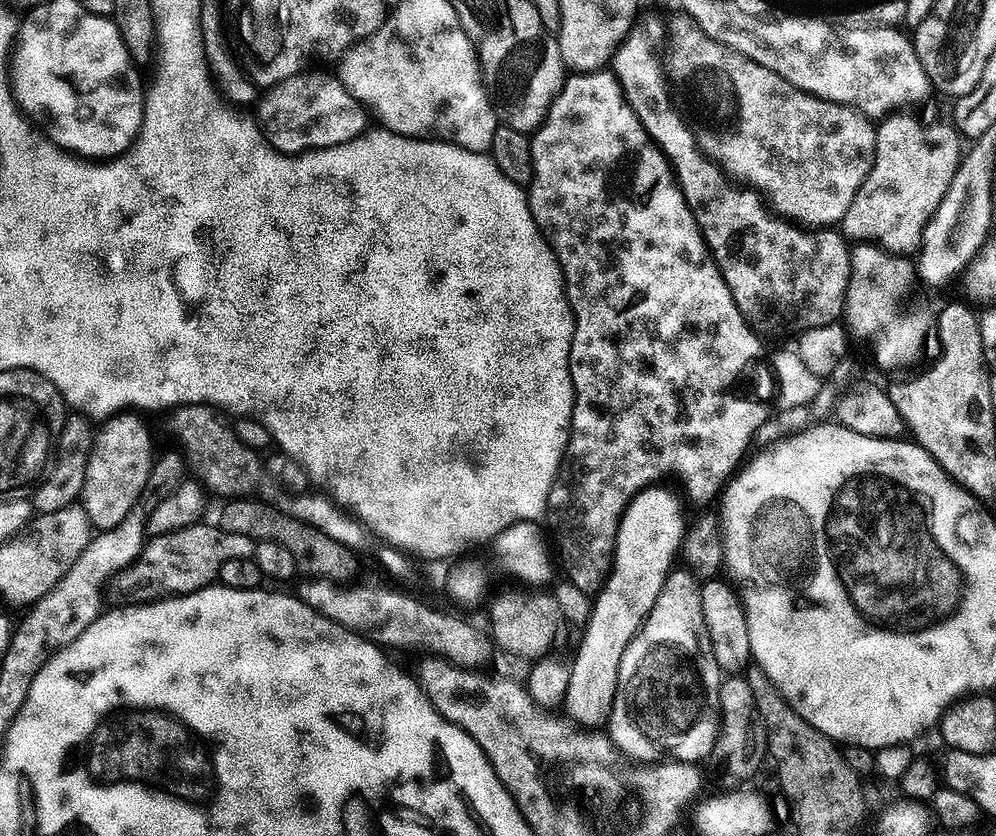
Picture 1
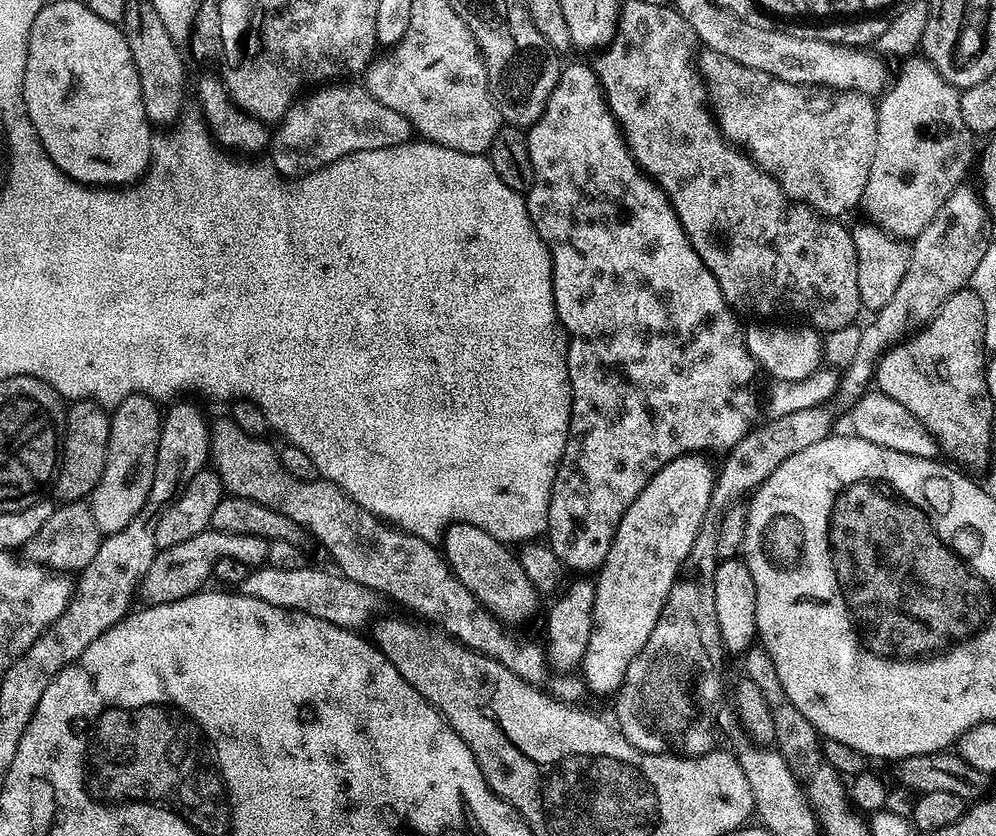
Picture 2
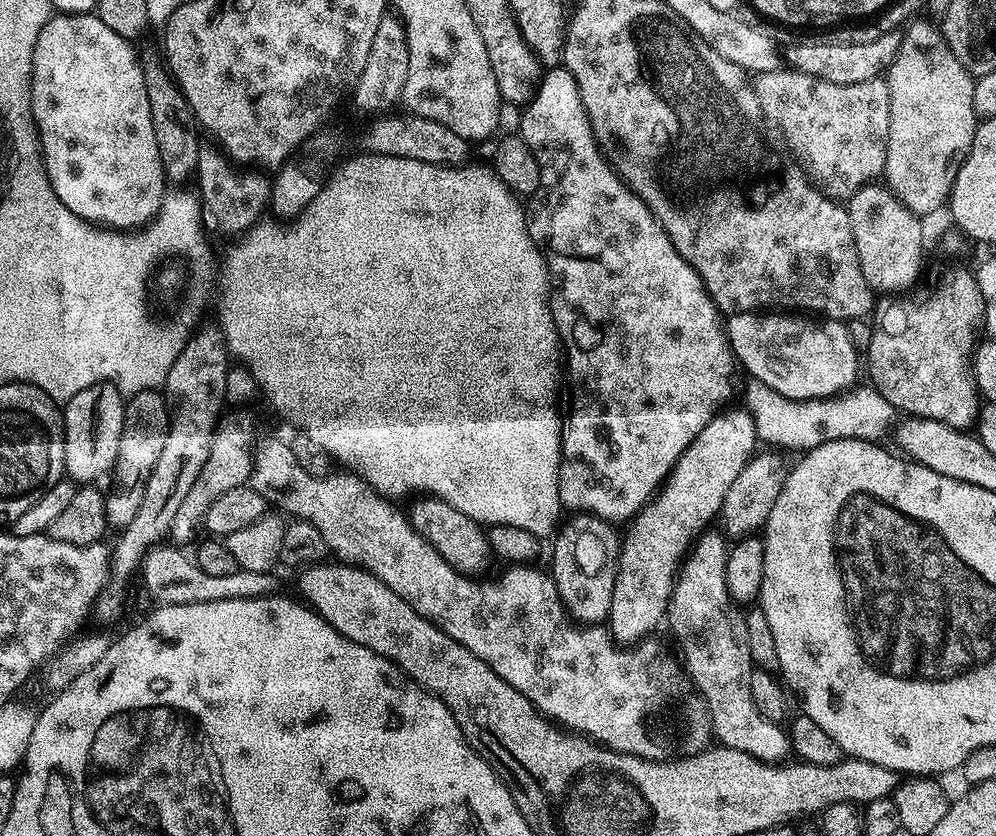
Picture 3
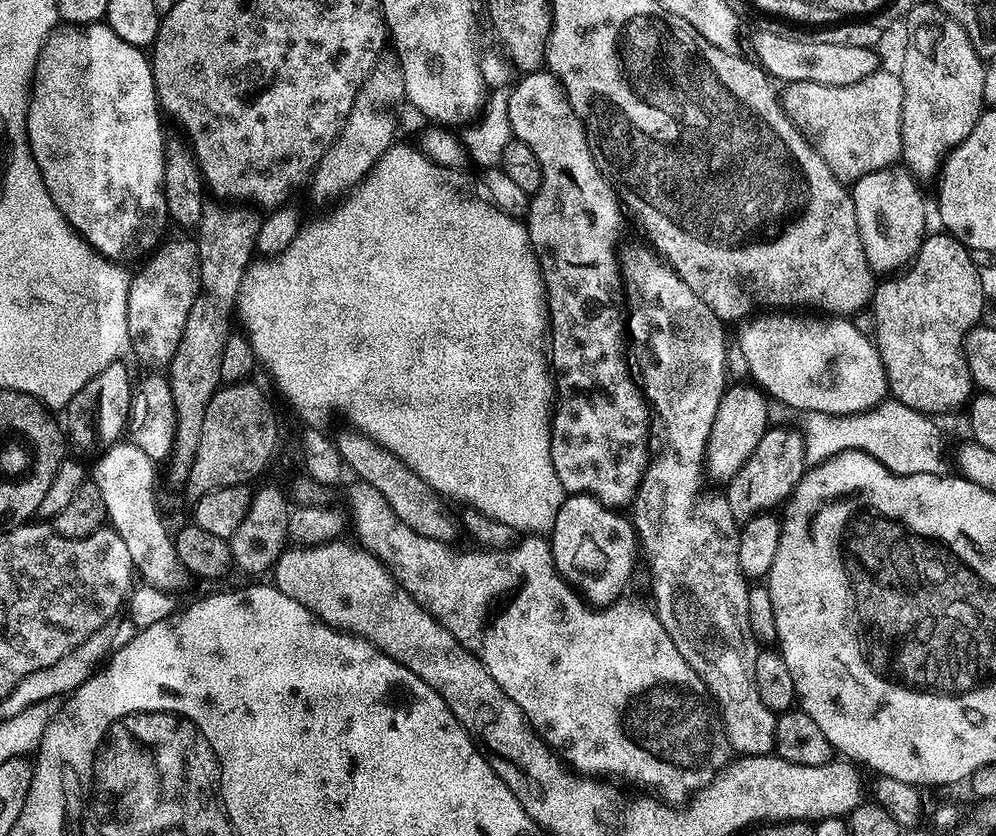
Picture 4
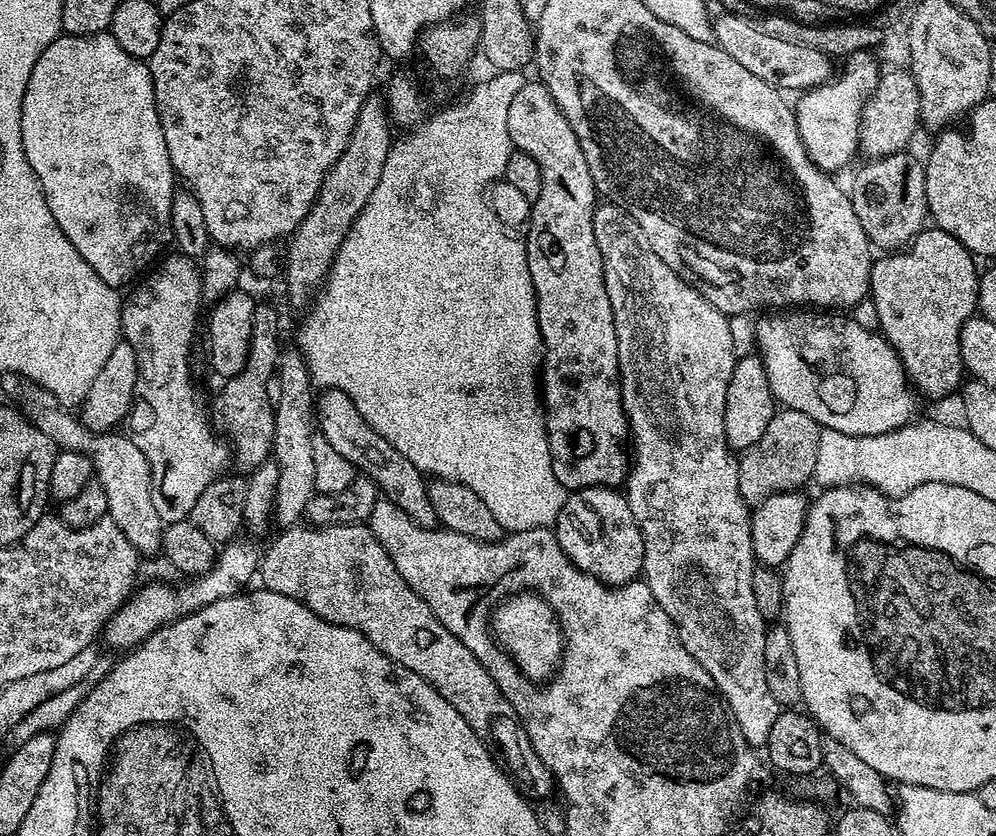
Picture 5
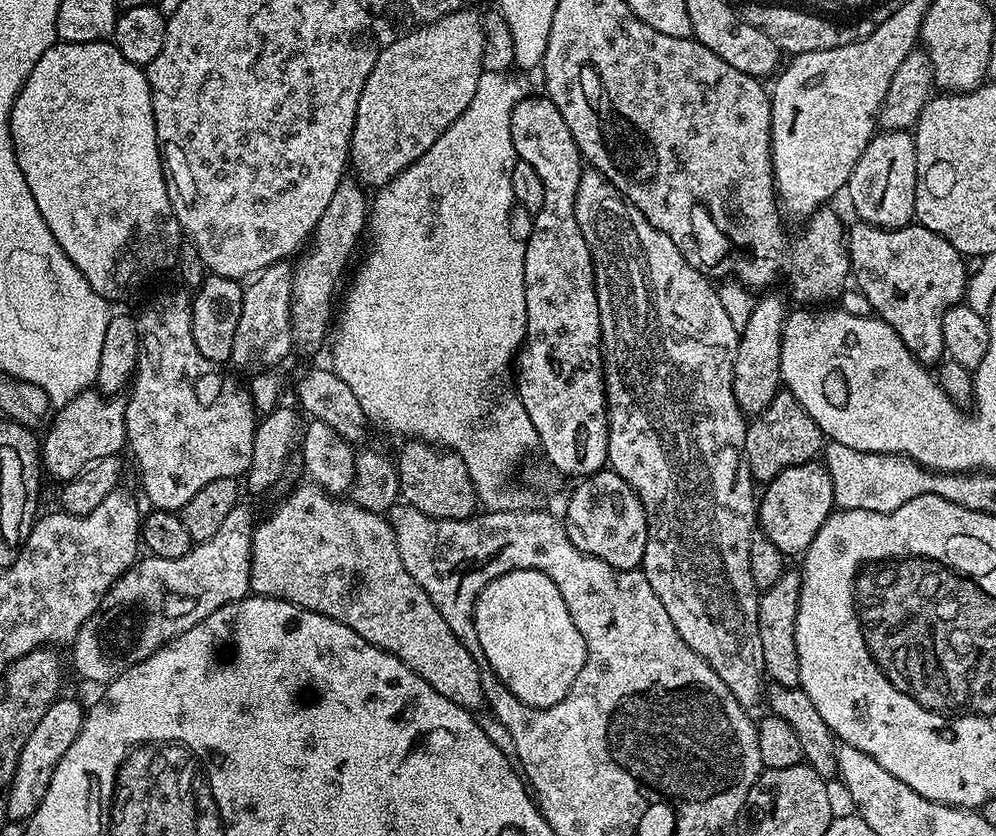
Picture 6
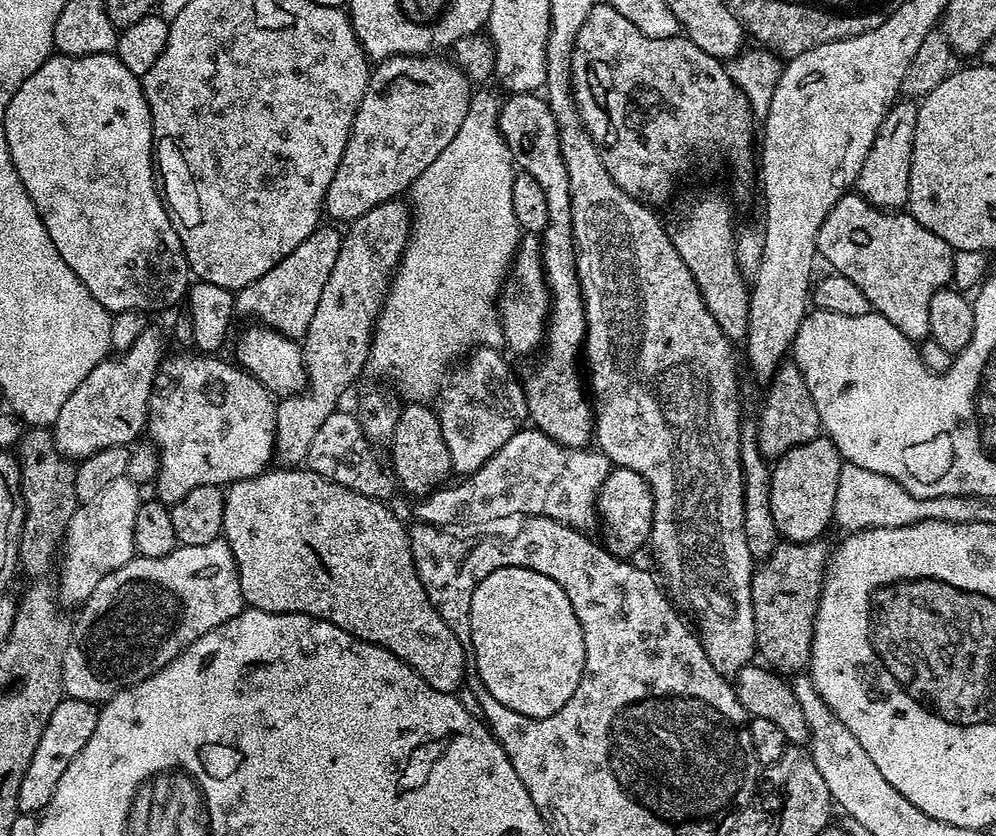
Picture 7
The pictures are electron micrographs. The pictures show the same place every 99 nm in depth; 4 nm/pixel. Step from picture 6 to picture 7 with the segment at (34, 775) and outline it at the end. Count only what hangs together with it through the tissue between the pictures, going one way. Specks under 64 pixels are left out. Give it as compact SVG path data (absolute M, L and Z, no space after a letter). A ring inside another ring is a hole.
M65 698L54 706L54 714L50 714L50 722L46 722L46 730L42 730L42 738L38 738L38 750L34 750L34 758L30 758L30 767L22 774L22 786L18 786L18 806L21 813L40 814L54 798L54 790L58 790L58 781L66 774L66 766L78 758L78 750L90 742L90 734L94 734L94 726L98 726L100 708L91 700L73 700Z

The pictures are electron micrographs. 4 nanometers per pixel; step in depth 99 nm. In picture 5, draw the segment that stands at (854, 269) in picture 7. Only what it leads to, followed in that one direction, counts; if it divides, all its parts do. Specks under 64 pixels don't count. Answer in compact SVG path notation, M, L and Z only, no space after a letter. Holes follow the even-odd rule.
M928 226L920 231L912 239L911 245L907 250L896 250L891 254L881 256L884 256L881 260L880 257L873 259L872 273L870 274L870 298L874 302L874 306L878 306L878 318L880 319L879 331L882 333L884 339L887 340L890 347L898 354L898 358L904 363L904 375L907 376L909 385L921 397L924 395L929 396L932 400L936 400L939 396L950 395L952 391L953 395L961 387L962 381L966 376L962 354L960 353L962 326L977 311L980 299L980 276L978 275L978 271L976 272L977 261L974 259L972 253L966 250L966 246L962 246L962 242L958 242L958 238L954 238L954 234L946 234L946 230L935 226Z

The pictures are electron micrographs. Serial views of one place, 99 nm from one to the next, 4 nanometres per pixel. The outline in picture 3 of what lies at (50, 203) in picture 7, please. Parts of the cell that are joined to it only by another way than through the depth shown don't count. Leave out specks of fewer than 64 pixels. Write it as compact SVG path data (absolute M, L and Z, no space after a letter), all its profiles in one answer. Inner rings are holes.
M66 12L53 14L48 17L46 26L38 34L38 42L34 46L32 59L32 120L36 124L36 131L40 134L40 151L44 153L44 169L50 178L50 186L54 186L54 194L62 198L62 202L74 214L84 220L91 220L93 224L109 226L114 230L138 230L155 217L164 202L166 195L166 177L159 157L157 139L154 138L153 123L151 121L150 103L146 96L146 82L144 81L144 65L141 57L136 56L133 41L122 38L122 34L114 34L106 22L102 22L94 14L87 12Z

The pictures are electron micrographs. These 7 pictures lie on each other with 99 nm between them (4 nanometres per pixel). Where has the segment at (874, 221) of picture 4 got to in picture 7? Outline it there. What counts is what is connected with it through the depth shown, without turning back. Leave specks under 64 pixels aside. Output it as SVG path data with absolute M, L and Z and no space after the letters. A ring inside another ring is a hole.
M897 99L886 114L886 118L882 118L882 126L878 126L878 134L874 134L874 146L870 146L870 154L866 154L866 162L862 162L862 170L858 174L854 188L875 208L900 210L908 203L916 109L917 105L911 99Z

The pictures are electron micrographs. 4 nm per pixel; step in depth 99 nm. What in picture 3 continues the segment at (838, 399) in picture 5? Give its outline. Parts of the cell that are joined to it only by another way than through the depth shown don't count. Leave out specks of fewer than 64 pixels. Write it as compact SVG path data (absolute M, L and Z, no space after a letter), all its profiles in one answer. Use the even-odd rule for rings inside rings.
M772 310L767 314L761 314L759 311L733 312L727 317L726 327L730 346L739 367L745 368L751 379L762 381L766 386L778 390L778 394L786 398L823 400L843 393L855 385L852 383L856 380L858 350L850 342L848 325L845 321L827 318L812 319L804 314L785 314L780 310Z

